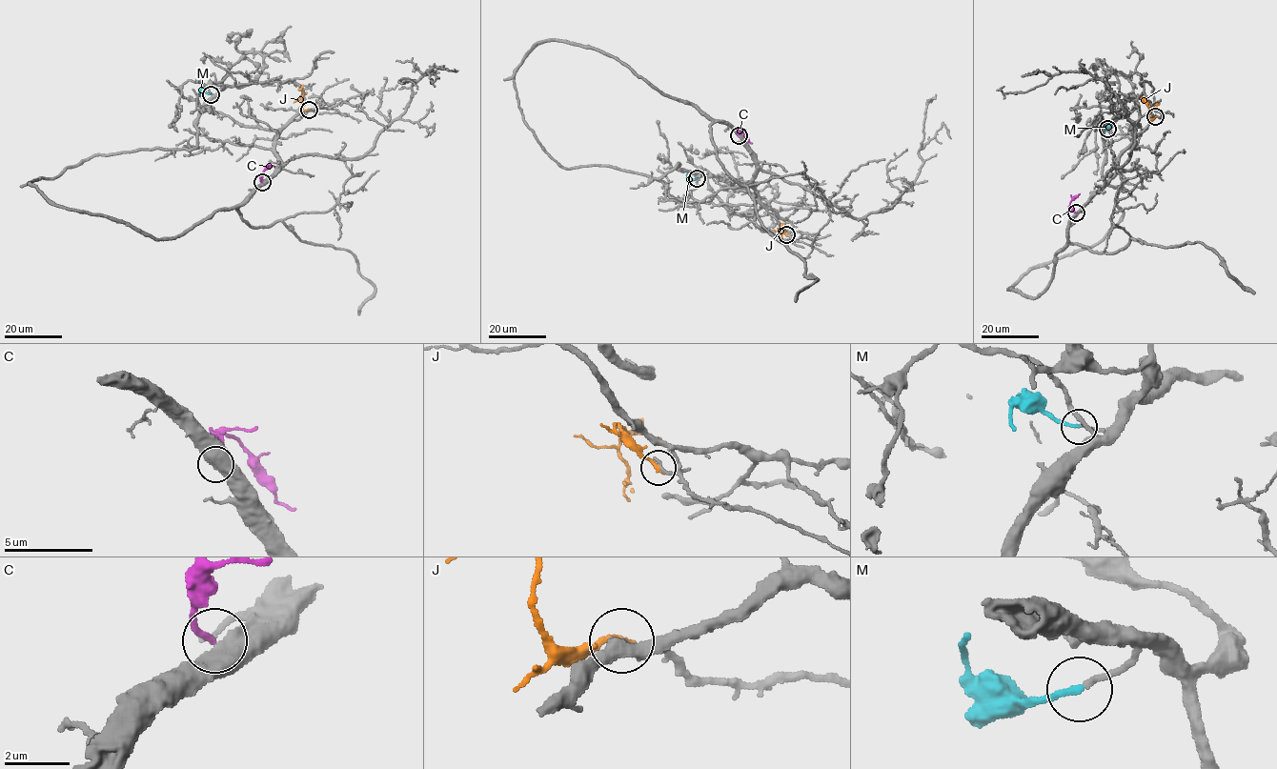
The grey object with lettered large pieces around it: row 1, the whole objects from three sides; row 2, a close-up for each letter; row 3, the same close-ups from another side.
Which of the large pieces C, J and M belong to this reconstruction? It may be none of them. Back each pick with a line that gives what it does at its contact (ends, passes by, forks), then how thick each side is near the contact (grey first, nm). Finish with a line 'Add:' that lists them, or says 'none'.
M: it ends; calibres 190 and 190 nm
Add: M

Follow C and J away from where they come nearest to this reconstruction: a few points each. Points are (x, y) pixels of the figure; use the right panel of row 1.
C: (1076, 212), (1069, 204), (1080, 193)
J: (1156, 116), (1149, 116), (1148, 108), (1142, 96)

